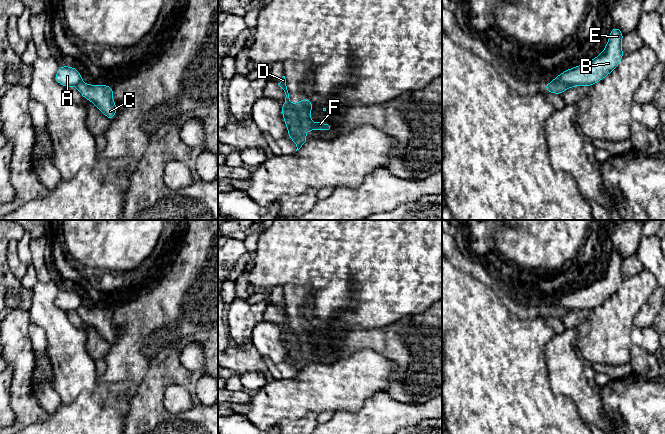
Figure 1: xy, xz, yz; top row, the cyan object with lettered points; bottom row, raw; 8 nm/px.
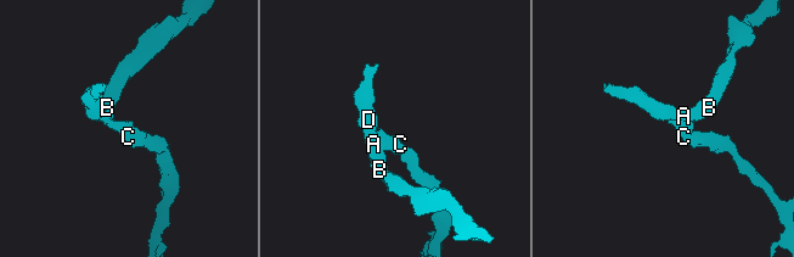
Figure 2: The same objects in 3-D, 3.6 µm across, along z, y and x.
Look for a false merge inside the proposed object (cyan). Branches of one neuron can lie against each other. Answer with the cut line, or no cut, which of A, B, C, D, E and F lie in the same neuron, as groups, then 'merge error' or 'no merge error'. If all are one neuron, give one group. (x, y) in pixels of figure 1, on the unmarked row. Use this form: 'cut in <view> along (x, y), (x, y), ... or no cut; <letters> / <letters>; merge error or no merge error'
cut in xz along (294, 329), (299, 337), (301, 349), (305, 354); A B D E / C F; merge error

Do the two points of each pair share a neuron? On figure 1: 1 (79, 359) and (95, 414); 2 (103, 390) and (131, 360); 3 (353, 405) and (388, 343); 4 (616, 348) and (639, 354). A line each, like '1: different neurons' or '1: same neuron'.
1: different neurons
2: different neurons
3: different neurons
4: different neurons

